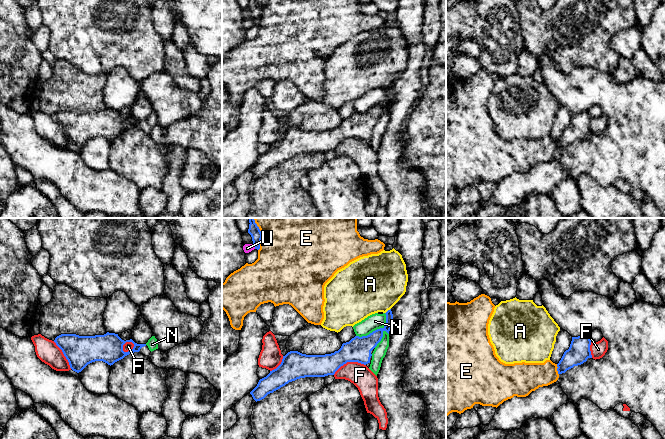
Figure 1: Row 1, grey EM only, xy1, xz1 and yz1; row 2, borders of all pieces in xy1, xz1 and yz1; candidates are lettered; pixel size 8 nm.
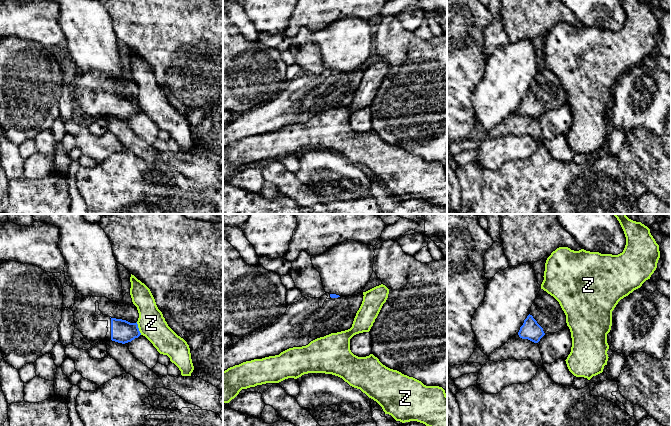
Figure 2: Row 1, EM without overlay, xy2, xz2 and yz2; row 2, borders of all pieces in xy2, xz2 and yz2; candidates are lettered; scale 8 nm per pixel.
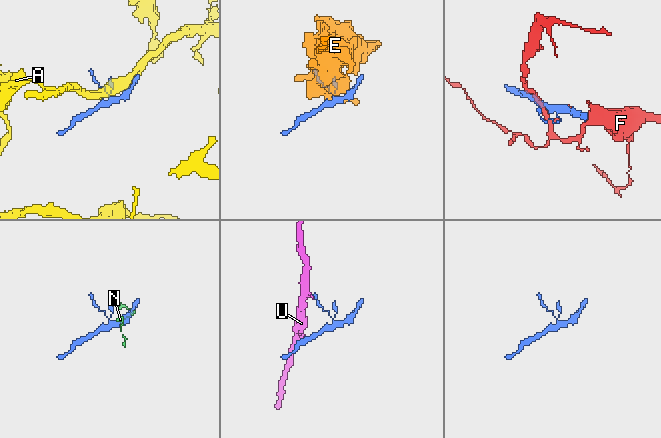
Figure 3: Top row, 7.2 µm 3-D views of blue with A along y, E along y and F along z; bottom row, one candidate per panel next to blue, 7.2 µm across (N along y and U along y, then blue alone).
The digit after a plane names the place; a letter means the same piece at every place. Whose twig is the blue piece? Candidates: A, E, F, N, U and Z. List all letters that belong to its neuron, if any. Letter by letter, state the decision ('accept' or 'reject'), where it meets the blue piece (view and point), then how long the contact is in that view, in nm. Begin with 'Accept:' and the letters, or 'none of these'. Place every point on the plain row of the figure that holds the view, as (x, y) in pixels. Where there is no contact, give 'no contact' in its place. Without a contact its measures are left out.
Accept: none of these
A: reject; contact xz1 (387, 87); length 60 nm
E: reject; contact xz1 (261, 13); length 220 nm
F: reject; contact xz1 (349, 137); length 280 nm
N: reject; contact xz1 (375, 106); length 300 nm
U: reject; contact xz1 (254, 22); length 50 nm
Z: reject; contact xy2 (138, 104); length 110 nm

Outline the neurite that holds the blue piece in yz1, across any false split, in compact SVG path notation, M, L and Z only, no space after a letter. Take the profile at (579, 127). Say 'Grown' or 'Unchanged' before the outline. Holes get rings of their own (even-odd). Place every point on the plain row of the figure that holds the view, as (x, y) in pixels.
Unchanged. M588 111L572 113L568 126L566 126L557 140L558 150L565 149L567 146L578 142L592 134L590 127L591 116Z

